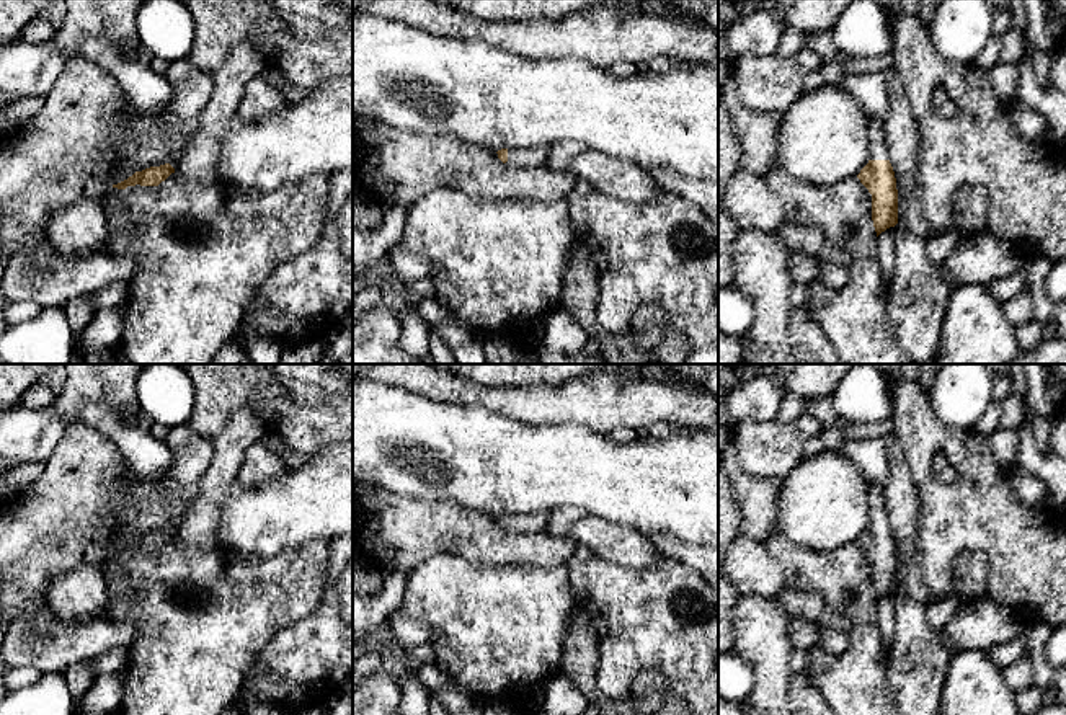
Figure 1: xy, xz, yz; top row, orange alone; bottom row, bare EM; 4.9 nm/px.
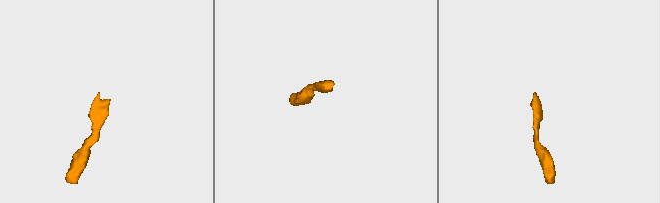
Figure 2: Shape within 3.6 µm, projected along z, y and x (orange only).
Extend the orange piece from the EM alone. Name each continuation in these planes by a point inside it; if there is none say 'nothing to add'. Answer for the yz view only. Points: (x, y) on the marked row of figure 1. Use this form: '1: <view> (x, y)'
1: yz (877, 149)

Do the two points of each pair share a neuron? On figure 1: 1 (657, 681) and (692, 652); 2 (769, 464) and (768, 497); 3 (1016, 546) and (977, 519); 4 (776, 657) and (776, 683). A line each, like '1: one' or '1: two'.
1: two
2: two
3: one
4: one

